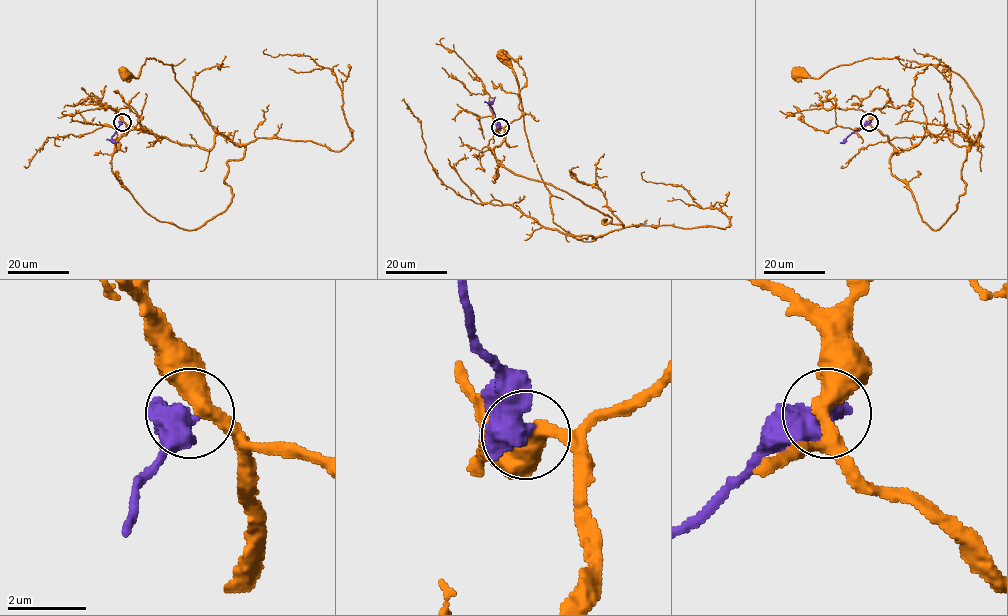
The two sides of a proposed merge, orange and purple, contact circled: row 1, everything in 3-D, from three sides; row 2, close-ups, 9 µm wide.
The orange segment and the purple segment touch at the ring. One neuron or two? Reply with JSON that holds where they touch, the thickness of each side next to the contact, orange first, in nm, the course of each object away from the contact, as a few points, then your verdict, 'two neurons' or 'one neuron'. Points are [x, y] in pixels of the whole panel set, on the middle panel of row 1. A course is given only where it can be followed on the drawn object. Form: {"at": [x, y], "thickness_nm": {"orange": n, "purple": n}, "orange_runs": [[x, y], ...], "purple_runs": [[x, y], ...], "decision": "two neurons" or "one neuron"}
{"at": [500, 127], "thickness_nm": {"orange": 440, "purple": 800}, "orange_runs": [[500, 127], [504, 140], [489, 147], [501, 165], [622, 227], [584, 241], [553, 222], [503, 56]], "purple_runs": [[500, 127], [490, 105], [494, 98]], "decision": "two neurons"}

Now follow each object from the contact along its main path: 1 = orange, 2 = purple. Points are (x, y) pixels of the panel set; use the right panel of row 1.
1: (869, 121), (938, 229), (982, 130), (964, 79), (898, 58), (798, 72)
2: (869, 121), (840, 142)

